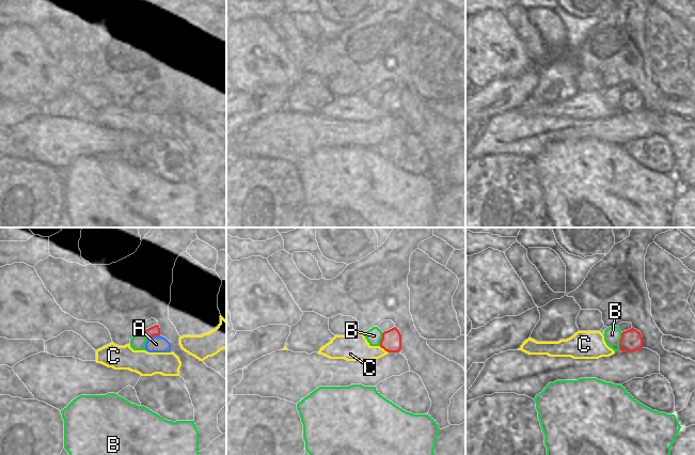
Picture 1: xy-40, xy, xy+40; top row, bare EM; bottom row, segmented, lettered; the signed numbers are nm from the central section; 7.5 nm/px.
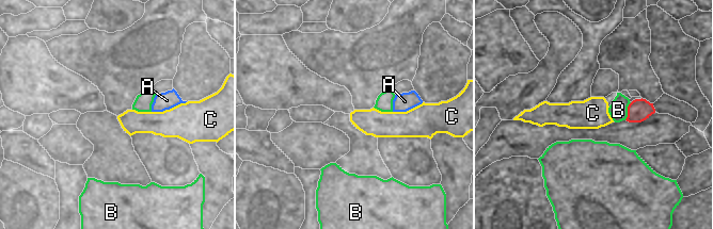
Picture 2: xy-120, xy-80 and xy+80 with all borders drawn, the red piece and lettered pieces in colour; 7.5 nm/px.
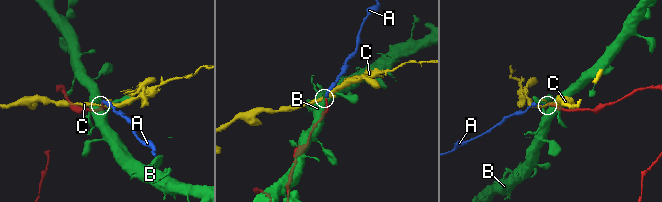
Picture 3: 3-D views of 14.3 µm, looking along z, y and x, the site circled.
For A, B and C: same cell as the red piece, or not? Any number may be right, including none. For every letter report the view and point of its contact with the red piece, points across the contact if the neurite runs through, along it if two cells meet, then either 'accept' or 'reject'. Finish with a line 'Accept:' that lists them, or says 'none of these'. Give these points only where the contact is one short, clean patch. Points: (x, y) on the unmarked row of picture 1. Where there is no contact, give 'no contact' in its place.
A: contact xy-40 (153, 96); way xy-40 (155, 91), (153, 96), (156, 105); accept
B: contact xy+40 (619, 102); reject
C: contact xy (383, 109); border xy (379, 107), (388, 113); reject
Accept: A

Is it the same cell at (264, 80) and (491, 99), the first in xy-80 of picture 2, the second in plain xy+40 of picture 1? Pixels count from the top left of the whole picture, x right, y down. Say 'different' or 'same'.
different

